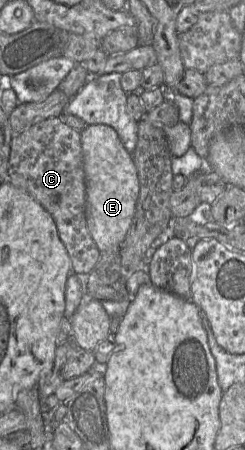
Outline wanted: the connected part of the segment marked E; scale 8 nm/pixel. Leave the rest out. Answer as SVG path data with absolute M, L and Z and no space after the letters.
M104 124L86 125L80 132L85 183L87 229L99 251L121 243L131 226L139 194L136 167L116 131Z

